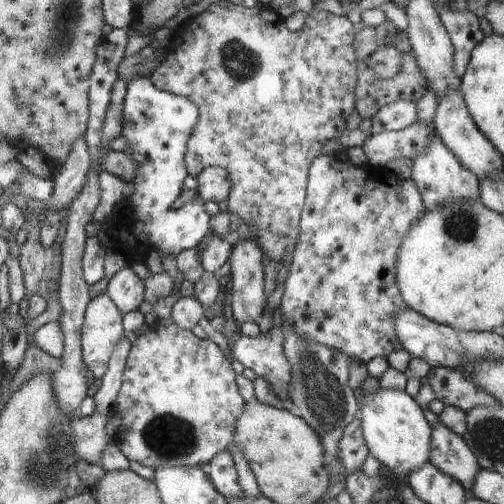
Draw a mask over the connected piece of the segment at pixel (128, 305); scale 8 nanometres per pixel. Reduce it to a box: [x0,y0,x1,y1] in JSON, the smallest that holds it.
[106,266,145,314]

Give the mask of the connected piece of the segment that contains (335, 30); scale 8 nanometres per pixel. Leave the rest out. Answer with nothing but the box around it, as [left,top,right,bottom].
[151,3,357,264]

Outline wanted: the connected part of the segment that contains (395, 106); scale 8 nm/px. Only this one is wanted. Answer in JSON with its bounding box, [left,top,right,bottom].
[371,100,418,134]

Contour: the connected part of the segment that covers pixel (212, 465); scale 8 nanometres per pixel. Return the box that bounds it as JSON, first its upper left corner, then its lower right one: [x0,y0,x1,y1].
[199,450,244,498]

